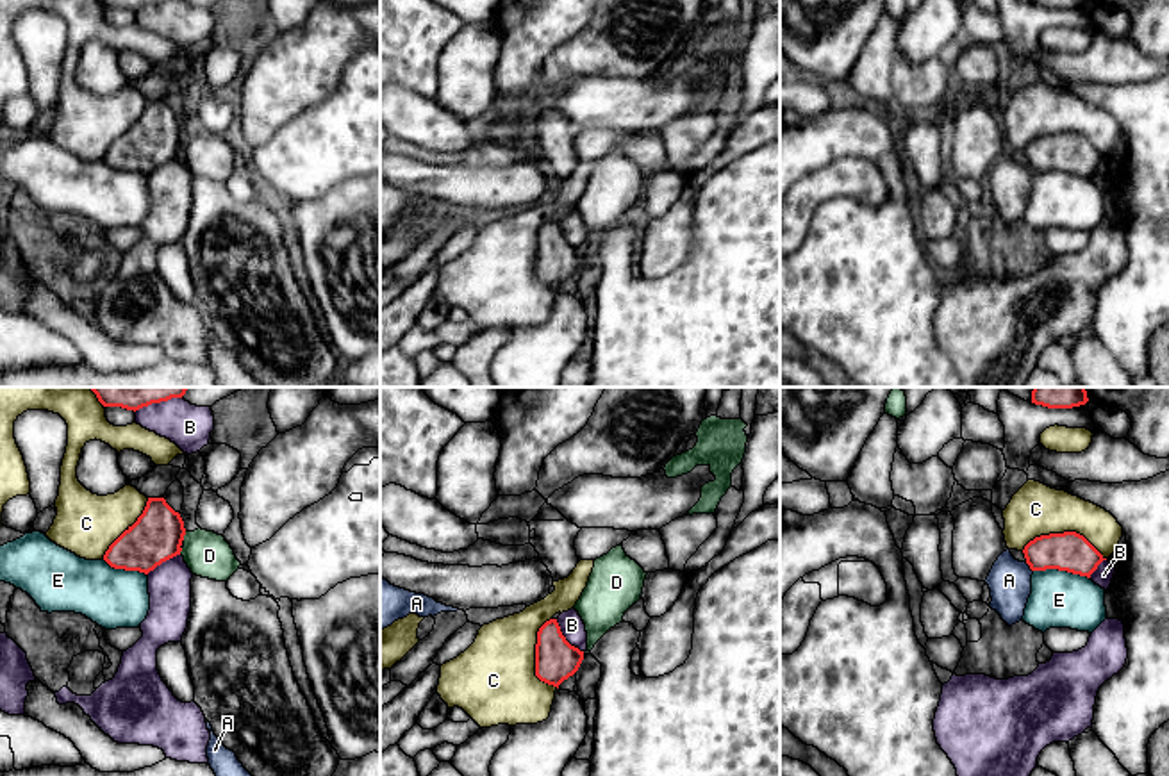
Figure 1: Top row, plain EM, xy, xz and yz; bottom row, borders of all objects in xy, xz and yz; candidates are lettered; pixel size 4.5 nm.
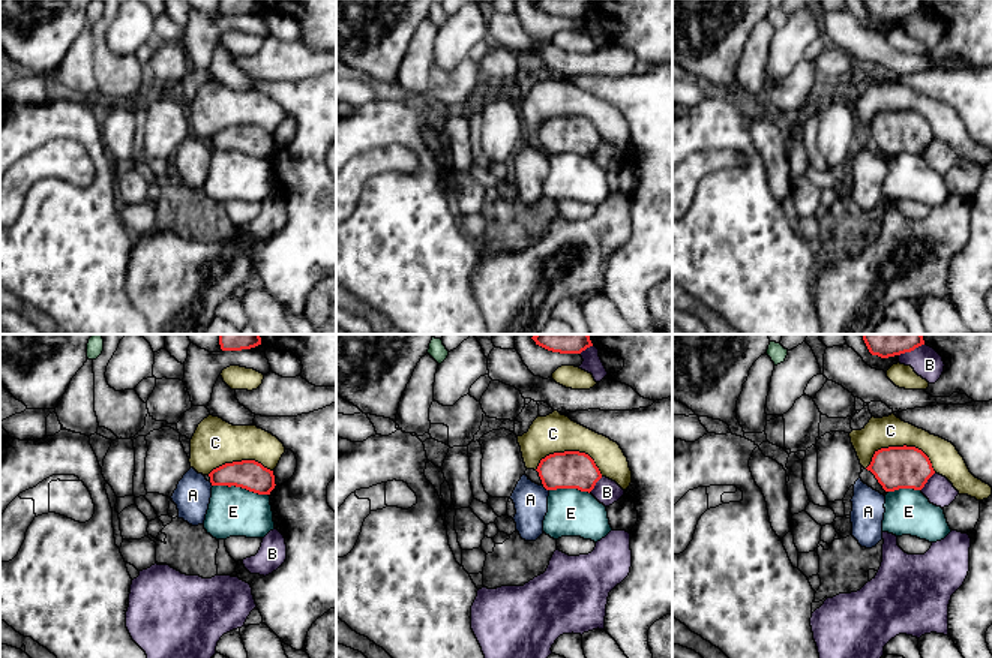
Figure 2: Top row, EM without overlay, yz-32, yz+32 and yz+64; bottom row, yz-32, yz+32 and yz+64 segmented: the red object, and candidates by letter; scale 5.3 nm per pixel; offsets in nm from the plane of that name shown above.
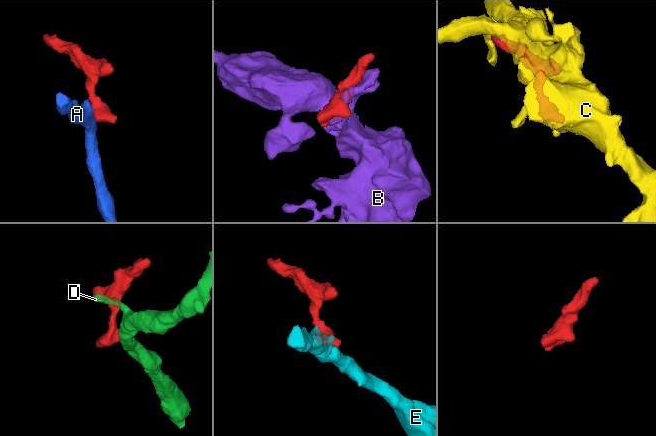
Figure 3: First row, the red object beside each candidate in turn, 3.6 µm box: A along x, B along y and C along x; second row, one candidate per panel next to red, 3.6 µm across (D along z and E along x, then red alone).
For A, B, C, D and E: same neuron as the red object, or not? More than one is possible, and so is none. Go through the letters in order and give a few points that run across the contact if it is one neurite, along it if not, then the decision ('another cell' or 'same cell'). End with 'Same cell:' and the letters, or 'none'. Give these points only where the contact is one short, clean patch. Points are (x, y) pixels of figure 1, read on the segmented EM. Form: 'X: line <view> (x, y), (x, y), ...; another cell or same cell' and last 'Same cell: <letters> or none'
A: line yz (1025, 562), (1032, 571); another cell
B: another cell
C: another cell
D: line xy (186, 532), (182, 539); another cell
E: line yz (1034, 569), (1066, 569), (1089, 578); another cell
Same cell: none

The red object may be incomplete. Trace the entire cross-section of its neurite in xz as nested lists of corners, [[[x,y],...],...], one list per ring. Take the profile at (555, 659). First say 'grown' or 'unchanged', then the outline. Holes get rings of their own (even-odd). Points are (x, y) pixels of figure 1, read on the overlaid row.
unchanged; [[[557,619],[546,621],[537,632],[535,676],[559,689],[573,676],[584,660],[584,651],[571,646],[560,632]]]

